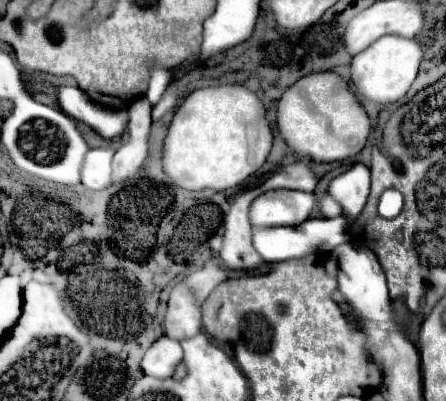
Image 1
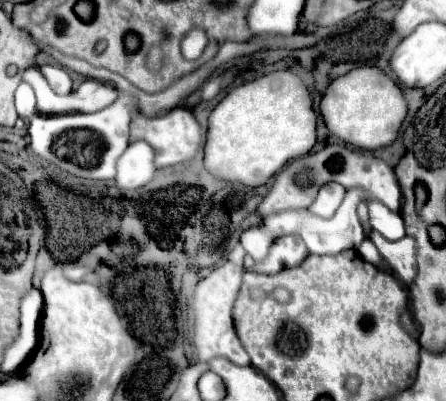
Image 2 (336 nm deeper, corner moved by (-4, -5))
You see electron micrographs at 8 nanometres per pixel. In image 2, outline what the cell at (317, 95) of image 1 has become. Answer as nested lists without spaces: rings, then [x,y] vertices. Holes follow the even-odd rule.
[[[368,65],[352,69],[350,73],[336,77],[322,101],[320,101],[320,113],[324,117],[326,127],[344,139],[346,143],[364,149],[374,151],[386,145],[392,145],[398,137],[398,131],[402,127],[402,121],[408,113],[408,103],[404,99],[402,89],[394,83],[394,79],[380,67]]]

